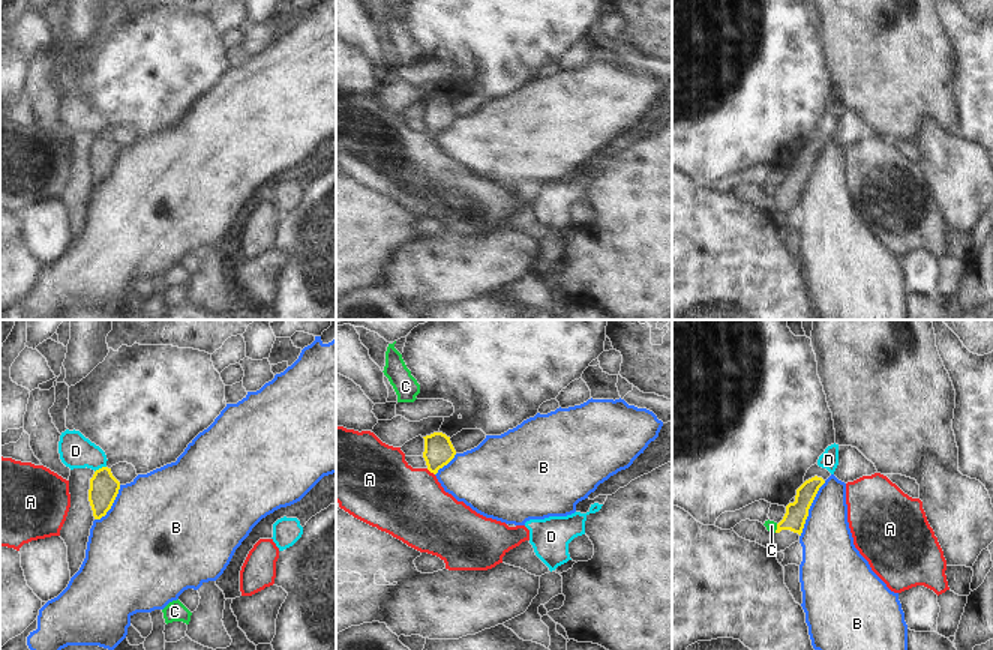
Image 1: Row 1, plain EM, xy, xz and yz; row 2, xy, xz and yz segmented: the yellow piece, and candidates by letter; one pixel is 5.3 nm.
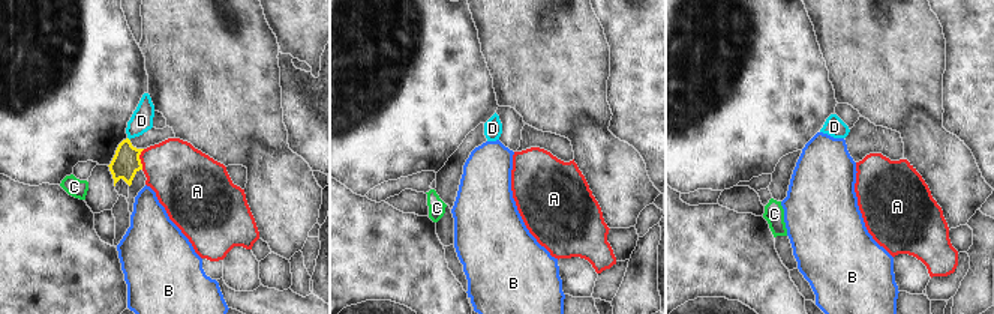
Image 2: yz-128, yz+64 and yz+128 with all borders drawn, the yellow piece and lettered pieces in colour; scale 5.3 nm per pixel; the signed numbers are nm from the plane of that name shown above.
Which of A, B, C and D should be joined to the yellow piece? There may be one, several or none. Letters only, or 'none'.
A

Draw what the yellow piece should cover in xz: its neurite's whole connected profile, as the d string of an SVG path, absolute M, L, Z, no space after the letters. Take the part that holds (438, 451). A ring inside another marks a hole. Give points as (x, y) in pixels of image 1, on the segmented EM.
M336 425L336 501L339 507L420 552L440 557L448 570L488 570L495 567L502 563L502 557L510 549L530 540L530 530L525 525L508 527L506 522L486 518L446 492L435 474L454 458L456 450L450 437L442 432L434 432L423 438L423 458L428 467L412 468L405 461L405 453L400 447L382 443L370 431L358 432Z

